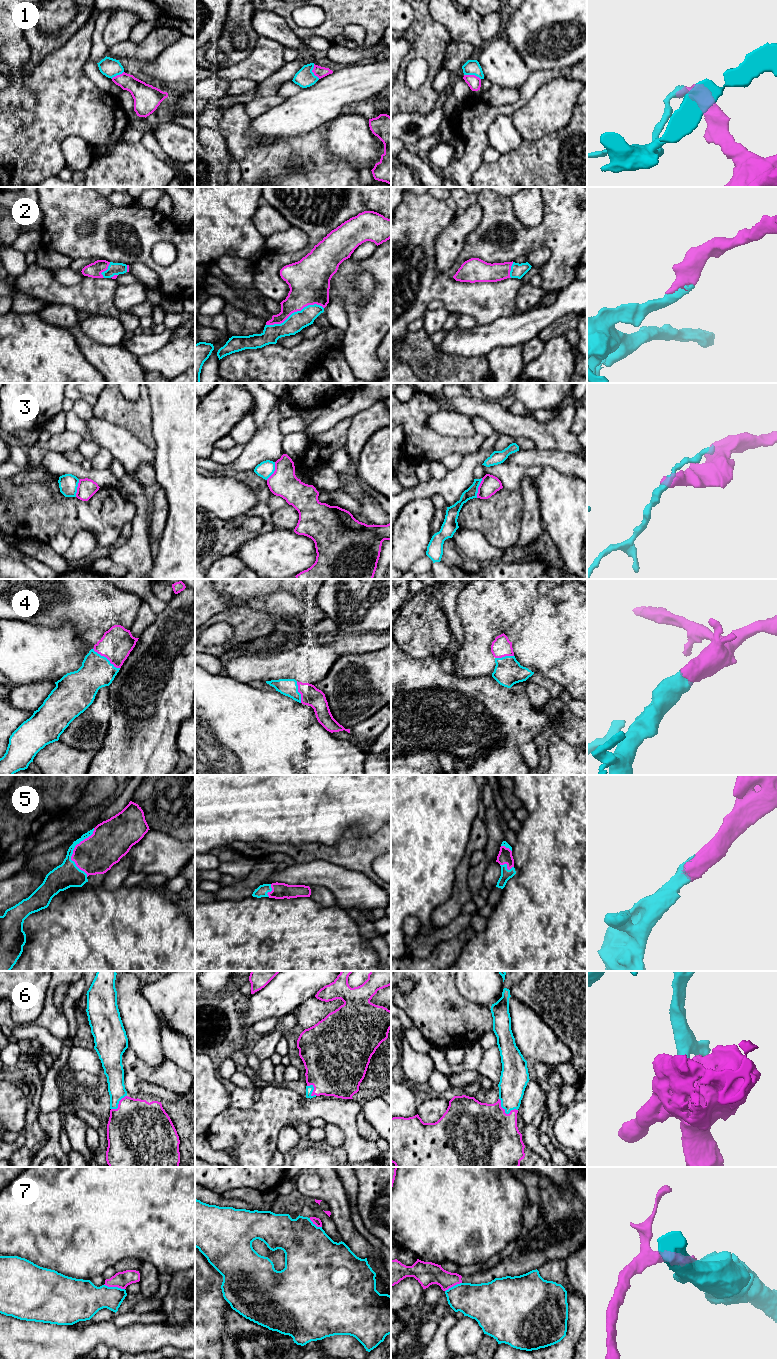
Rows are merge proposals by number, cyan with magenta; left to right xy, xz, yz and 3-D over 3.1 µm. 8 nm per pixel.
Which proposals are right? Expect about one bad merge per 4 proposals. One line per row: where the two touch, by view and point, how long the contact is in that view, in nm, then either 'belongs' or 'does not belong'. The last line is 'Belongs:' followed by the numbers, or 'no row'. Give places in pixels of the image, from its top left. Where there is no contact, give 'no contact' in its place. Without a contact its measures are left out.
1: meets cyan in yz at (472, 74); contact 140 nm long; does not belong
2: meets cyan in xz at (294, 312); contact 480 nm long; belongs
3: meets cyan in yz at (477, 488); contact 170 nm long; does not belong
4: meets cyan in xy at (106, 658); contact 280 nm long; belongs
5: meets cyan in xy at (72, 851); contact 400 nm long; belongs
6: meets cyan in yz at (505, 1111); contact 180 nm long; belongs
7: meets cyan in xy at (114, 1287); contact 170 nm long; does not belong
Belongs: 2, 4, 5, 6

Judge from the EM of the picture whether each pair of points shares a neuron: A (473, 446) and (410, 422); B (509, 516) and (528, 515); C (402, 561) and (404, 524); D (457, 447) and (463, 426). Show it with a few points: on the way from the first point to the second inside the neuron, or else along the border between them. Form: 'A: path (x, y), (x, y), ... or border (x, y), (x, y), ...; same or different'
A: path (457, 445), (433, 445), (426, 438); same
B: border (520, 492), (522, 518), (521, 531), (518, 538); different
C: path (402, 552), (404, 533); same
D: border (437, 432), (455, 437), (471, 437), (475, 433); different

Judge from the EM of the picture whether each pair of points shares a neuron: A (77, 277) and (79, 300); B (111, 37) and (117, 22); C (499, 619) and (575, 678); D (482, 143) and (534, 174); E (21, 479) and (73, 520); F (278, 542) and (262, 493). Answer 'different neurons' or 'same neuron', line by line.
A: different neurons
B: same neuron
C: different neurons
D: different neurons
E: different neurons
F: different neurons

